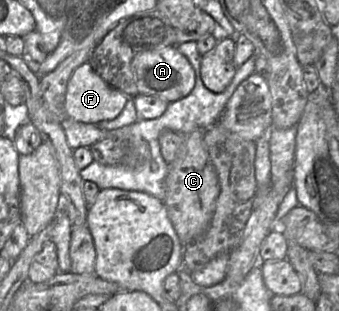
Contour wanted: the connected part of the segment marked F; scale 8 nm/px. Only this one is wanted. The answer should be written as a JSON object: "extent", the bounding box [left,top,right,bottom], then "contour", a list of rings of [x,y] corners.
{"extent":[65,62,127,124],"contour":[[[85,62],[68,81],[65,108],[67,117],[75,121],[98,124],[117,117],[127,101],[126,94],[108,85]]]}

